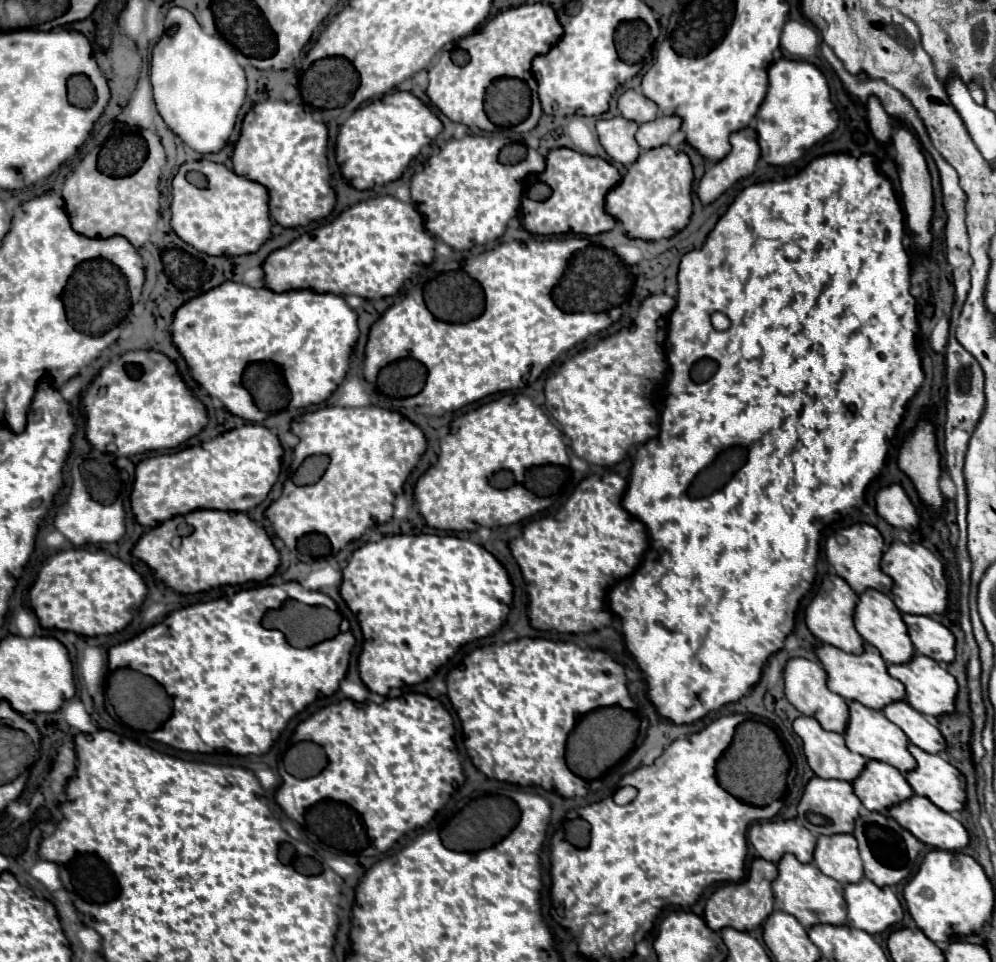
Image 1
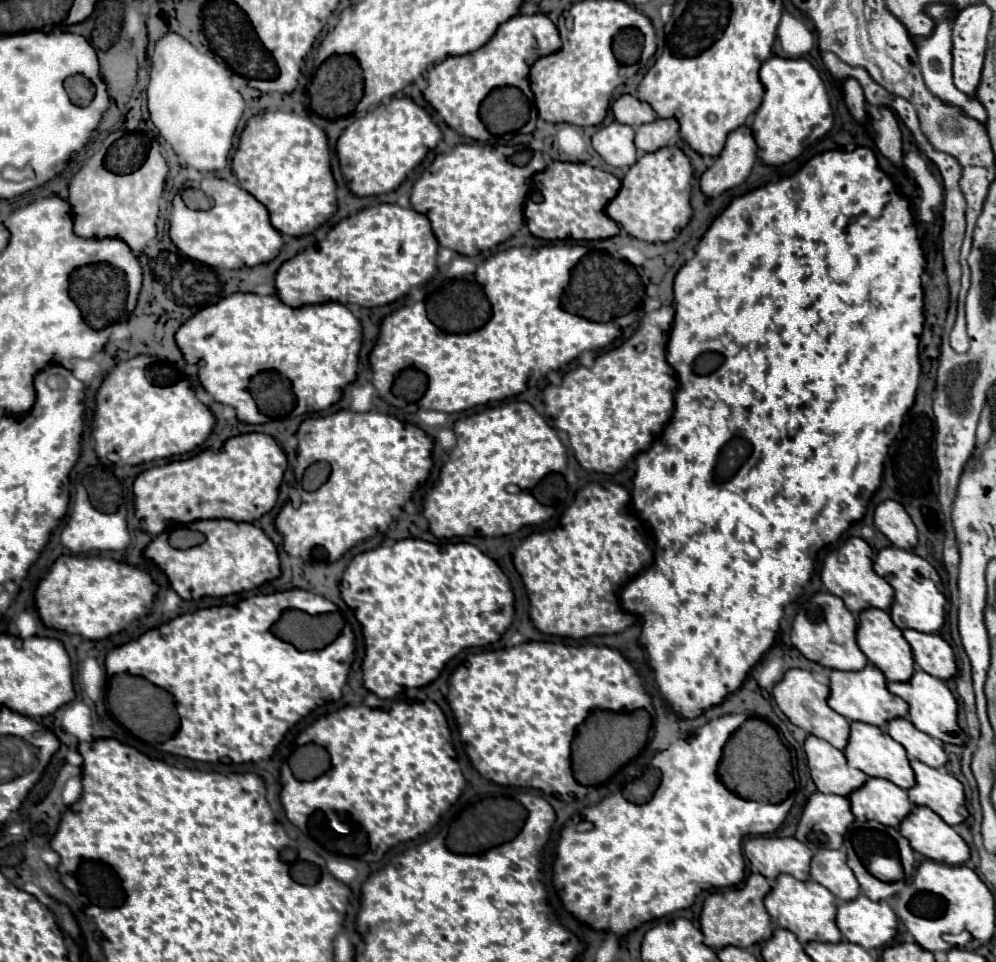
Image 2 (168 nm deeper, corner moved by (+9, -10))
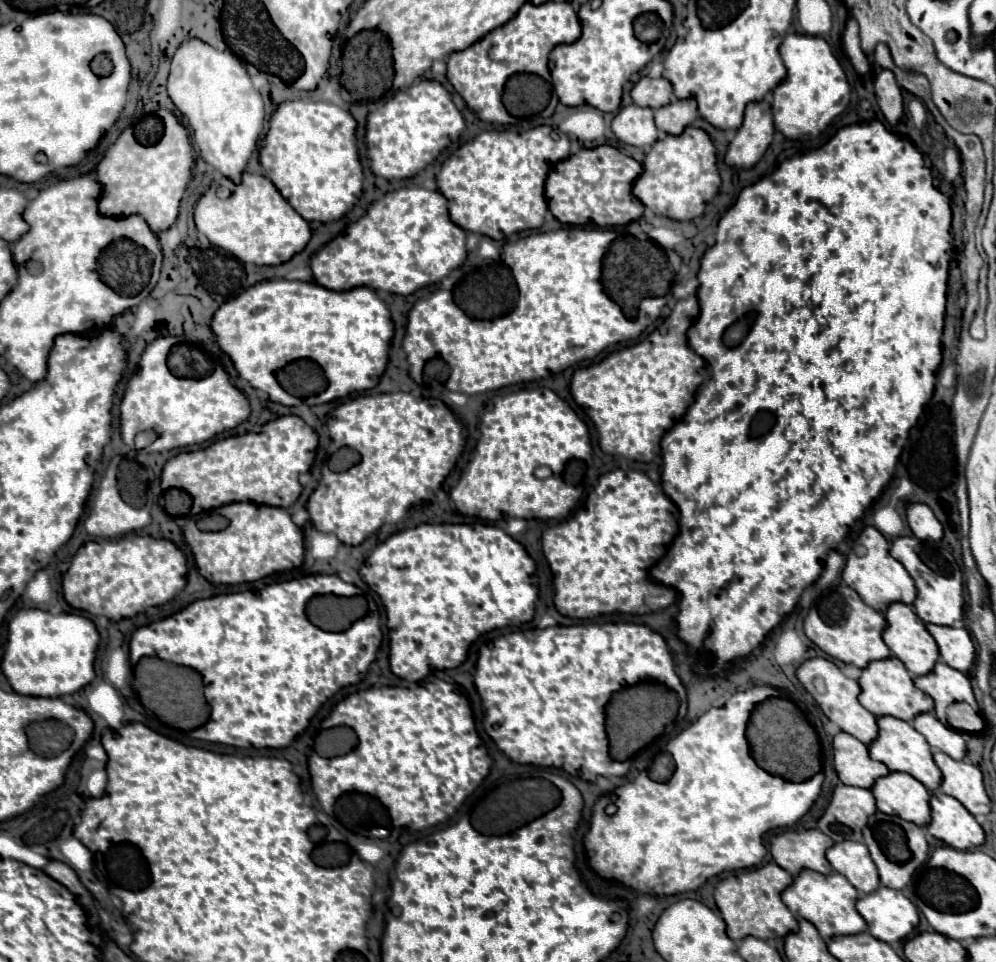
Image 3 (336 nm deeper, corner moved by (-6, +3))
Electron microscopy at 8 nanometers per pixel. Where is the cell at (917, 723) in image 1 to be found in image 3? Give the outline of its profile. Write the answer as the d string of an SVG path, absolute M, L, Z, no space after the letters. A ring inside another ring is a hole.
M922 713L912 721L914 729L920 731L926 741L930 743L930 747L950 755L952 759L960 761L966 757L966 743L960 731L942 725L932 713Z

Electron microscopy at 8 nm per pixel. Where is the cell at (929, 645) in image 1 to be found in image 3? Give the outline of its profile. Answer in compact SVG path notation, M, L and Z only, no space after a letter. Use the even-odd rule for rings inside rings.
M926 625L930 635L936 639L940 647L940 657L952 667L966 673L976 657L974 643L970 633L964 627L942 627L942 625Z

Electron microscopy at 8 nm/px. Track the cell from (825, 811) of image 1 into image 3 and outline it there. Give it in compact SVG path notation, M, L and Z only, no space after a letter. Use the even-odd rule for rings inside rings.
M838 785L826 813L820 817L818 827L834 843L840 841L862 841L862 829L868 817L876 813L874 795L868 789Z

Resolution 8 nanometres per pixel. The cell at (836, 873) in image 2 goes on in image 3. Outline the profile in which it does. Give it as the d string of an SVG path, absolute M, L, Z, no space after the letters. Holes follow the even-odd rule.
M842 841L826 853L830 865L844 875L862 895L874 893L880 887L880 877L874 861L870 859L868 847L856 841Z

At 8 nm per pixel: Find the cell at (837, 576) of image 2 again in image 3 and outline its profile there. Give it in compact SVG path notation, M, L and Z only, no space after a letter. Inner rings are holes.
M866 527L854 541L854 547L846 559L846 567L842 571L842 579L846 581L848 587L856 589L856 593L868 607L880 613L884 613L892 603L900 601L912 605L916 599L916 585L912 577L908 577L908 571L896 559L890 557L888 541L876 527Z

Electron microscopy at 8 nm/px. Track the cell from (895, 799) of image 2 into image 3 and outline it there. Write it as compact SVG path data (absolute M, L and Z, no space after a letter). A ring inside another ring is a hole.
M888 773L886 777L880 777L874 787L870 789L872 795L876 797L876 807L878 811L886 813L886 815L896 815L904 821L912 821L920 827L928 827L930 825L930 791L916 781L912 775L908 773Z

